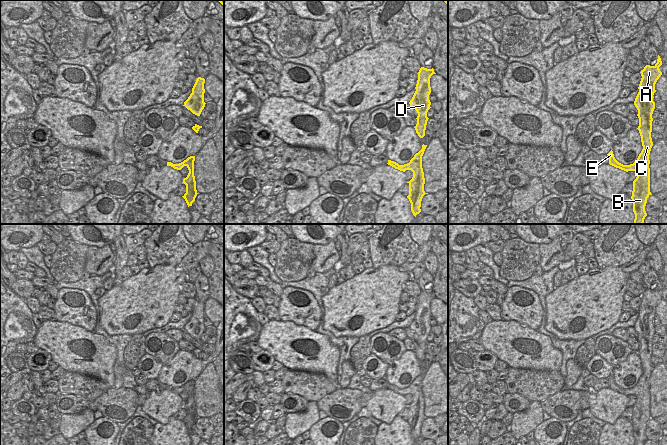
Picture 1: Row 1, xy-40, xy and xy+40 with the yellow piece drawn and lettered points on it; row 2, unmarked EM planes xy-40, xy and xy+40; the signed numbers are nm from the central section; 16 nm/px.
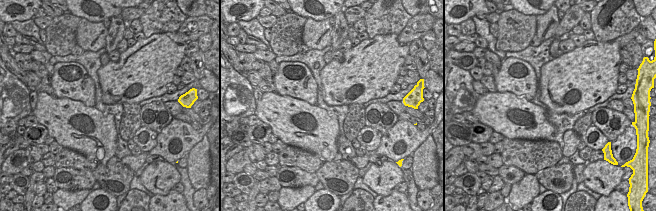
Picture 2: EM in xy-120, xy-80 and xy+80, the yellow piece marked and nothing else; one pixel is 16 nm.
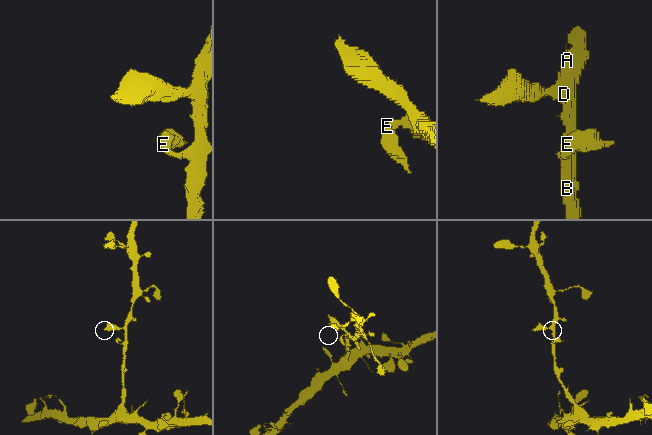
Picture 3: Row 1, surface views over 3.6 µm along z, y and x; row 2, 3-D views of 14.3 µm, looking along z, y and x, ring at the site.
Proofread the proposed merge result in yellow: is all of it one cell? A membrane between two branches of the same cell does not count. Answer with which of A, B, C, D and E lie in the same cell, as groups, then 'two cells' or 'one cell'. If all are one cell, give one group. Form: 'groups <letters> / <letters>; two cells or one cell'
groups A B C D E; one cell

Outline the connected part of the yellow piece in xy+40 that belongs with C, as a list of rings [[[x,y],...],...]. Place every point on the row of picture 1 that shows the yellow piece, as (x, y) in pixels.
[[[658,55],[657,63],[654,66],[646,65],[641,71],[642,78],[638,87],[639,92],[634,101],[634,105],[638,110],[637,116],[639,118],[639,126],[637,129],[639,130],[643,146],[637,160],[633,164],[623,165],[615,159],[612,150],[607,154],[610,165],[626,172],[635,171],[637,173],[637,177],[633,181],[631,196],[633,201],[633,212],[635,214],[634,224],[644,223],[644,219],[647,216],[645,206],[647,198],[651,195],[649,155],[653,146],[651,138],[652,114],[655,109],[653,95],[656,92],[655,84],[662,75],[662,72],[659,69],[661,65],[662,61]]]

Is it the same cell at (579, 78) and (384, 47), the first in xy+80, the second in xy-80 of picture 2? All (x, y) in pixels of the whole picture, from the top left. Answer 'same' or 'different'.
same

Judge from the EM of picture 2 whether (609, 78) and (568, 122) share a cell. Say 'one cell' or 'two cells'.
two cells

